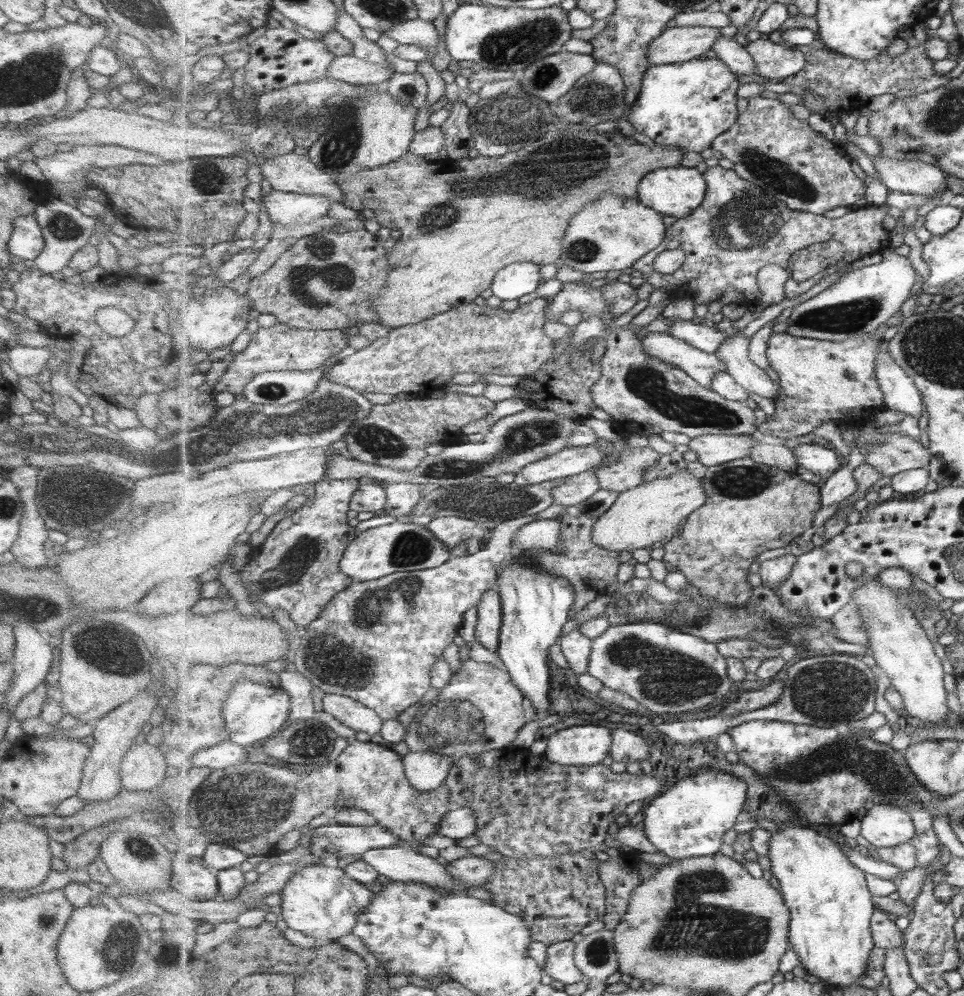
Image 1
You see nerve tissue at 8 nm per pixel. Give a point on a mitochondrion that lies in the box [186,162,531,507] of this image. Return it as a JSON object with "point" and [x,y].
{"point":[314,284]}

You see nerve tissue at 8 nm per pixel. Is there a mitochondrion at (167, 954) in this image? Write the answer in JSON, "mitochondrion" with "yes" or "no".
{"mitochondrion":"no"}

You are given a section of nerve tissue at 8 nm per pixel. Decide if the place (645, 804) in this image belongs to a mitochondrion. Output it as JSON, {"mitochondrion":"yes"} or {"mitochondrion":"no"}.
{"mitochondrion":"no"}

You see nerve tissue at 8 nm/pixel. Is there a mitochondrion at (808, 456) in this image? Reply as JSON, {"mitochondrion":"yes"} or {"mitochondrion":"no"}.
{"mitochondrion":"no"}

